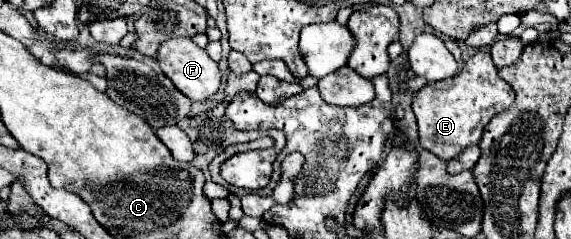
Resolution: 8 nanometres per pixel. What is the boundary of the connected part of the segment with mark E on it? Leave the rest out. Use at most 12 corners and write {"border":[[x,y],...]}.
{"border":[[491,53],[415,93],[419,145],[443,161],[515,101]]}

